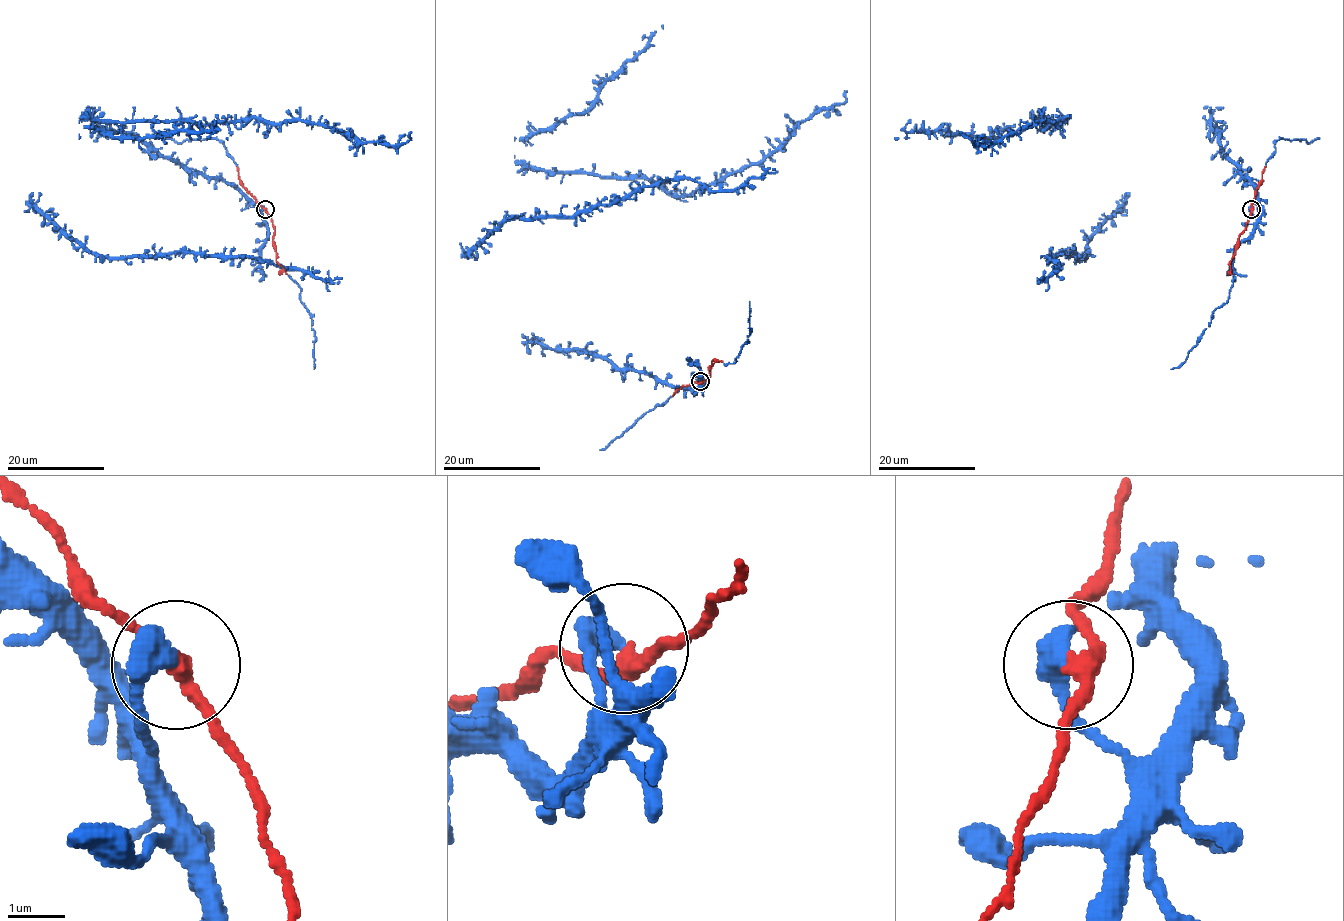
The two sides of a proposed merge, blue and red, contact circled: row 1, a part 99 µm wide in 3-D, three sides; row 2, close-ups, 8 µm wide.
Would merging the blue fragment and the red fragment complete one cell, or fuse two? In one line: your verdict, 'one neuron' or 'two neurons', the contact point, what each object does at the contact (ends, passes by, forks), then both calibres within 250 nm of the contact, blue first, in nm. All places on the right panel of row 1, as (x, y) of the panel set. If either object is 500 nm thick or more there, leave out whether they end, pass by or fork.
one neuron; at (1251, 209); 500 nm thick on the blue side, 260 nm on the other

